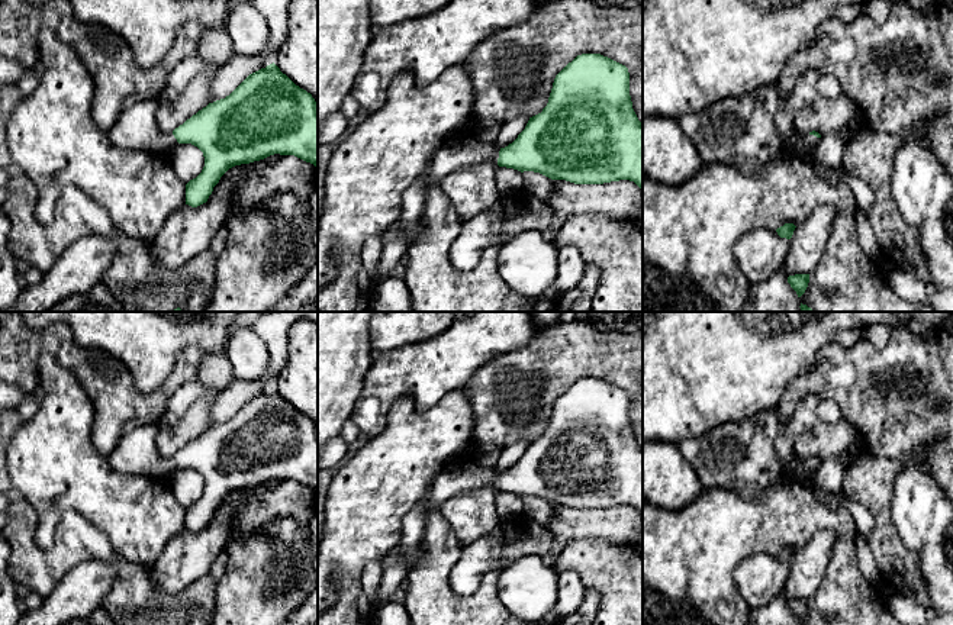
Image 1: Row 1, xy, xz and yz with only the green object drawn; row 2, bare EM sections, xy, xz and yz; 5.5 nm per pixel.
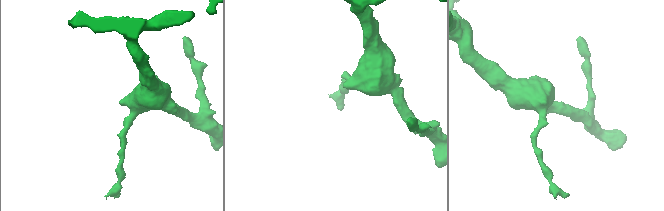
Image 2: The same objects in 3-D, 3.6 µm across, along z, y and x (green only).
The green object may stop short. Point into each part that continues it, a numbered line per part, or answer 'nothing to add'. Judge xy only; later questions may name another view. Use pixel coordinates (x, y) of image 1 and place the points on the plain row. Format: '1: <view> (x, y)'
1: xy (137, 453)

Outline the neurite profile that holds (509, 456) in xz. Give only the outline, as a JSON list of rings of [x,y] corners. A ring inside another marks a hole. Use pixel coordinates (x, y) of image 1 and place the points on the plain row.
[[[518,441],[502,448],[496,464],[496,471],[505,473],[512,468],[518,463],[518,460],[525,454],[528,445],[528,441]]]

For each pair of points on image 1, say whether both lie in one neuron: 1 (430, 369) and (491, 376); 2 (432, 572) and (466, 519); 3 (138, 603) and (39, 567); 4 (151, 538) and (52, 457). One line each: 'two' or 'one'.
1: two
2: two
3: one
4: one

